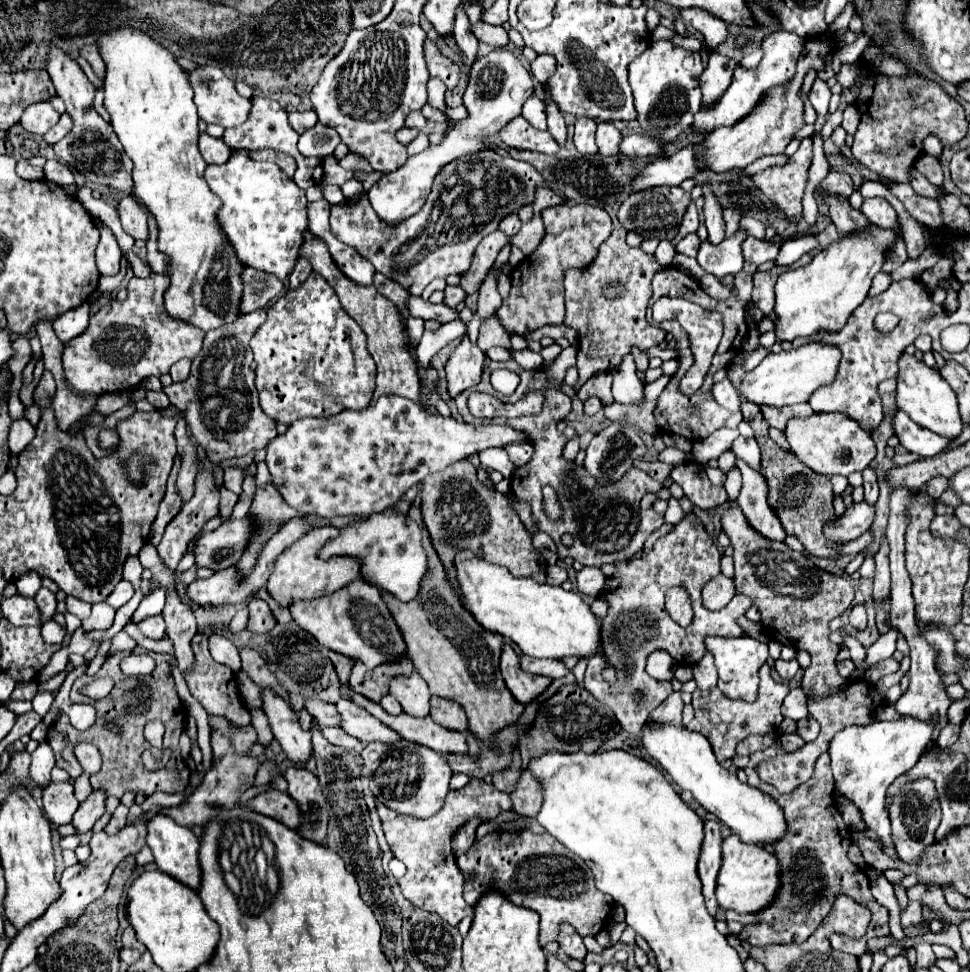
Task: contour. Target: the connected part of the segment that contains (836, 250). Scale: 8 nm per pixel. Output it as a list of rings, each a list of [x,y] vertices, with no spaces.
[[[868,224],[866,228],[858,228],[822,248],[808,266],[784,272],[776,282],[774,312],[778,314],[778,342],[790,342],[796,336],[810,336],[818,330],[840,330],[852,310],[866,300],[872,278],[882,270],[896,240],[896,230]]]

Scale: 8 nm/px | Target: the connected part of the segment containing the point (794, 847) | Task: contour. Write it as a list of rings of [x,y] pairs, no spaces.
[[[776,746],[766,748],[760,758],[758,752],[750,754],[750,762],[744,768],[748,776],[748,784],[754,788],[760,788],[764,794],[768,794],[772,800],[778,802],[778,806],[784,810],[786,818],[786,834],[772,842],[774,854],[780,864],[780,886],[774,894],[774,900],[756,912],[760,918],[758,924],[746,924],[740,932],[740,940],[750,942],[752,946],[768,946],[768,944],[790,944],[790,942],[804,942],[820,924],[820,920],[830,912],[834,896],[836,894],[850,894],[854,900],[862,906],[866,906],[872,912],[872,920],[868,926],[868,932],[862,940],[850,940],[842,936],[832,936],[830,942],[836,950],[850,952],[854,956],[862,956],[866,952],[866,940],[872,936],[888,936],[888,910],[880,906],[872,892],[870,892],[870,880],[858,866],[854,866],[846,852],[850,846],[850,830],[844,824],[836,802],[834,802],[834,778],[830,774],[830,756],[824,752],[814,766],[814,774],[808,782],[794,788],[790,794],[780,794],[776,788],[764,784],[760,776],[756,776],[758,762],[766,758],[776,756]]]

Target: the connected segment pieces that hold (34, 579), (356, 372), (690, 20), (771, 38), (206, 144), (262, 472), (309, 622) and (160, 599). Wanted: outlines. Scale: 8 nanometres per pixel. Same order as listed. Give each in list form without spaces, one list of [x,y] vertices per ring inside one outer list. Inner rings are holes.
[[[26,572],[26,574],[22,574],[22,576],[16,580],[18,594],[28,596],[28,598],[34,598],[40,586],[42,586],[42,580],[40,580],[40,576],[34,574],[34,572]]]
[[[312,272],[296,290],[288,290],[282,298],[278,298],[268,308],[268,320],[252,336],[250,348],[254,352],[254,362],[258,364],[258,368],[256,368],[256,388],[258,388],[258,394],[260,394],[260,406],[272,420],[276,420],[276,422],[280,422],[284,426],[290,426],[292,420],[300,420],[300,418],[330,418],[330,416],[336,416],[342,410],[362,410],[362,408],[366,408],[370,404],[370,398],[372,398],[376,386],[376,365],[367,351],[366,335],[357,322],[344,312],[336,292],[332,290],[332,286],[320,274]]]
[[[684,8],[680,10],[680,18],[686,26],[692,26],[694,30],[704,34],[708,48],[716,48],[726,40],[726,22],[718,20],[710,12],[704,12],[702,8]]]
[[[778,30],[778,32],[772,32],[772,34],[764,36],[764,40],[760,44],[764,56],[762,56],[760,64],[752,70],[738,66],[728,92],[716,102],[716,108],[712,108],[708,112],[698,112],[692,128],[698,130],[698,132],[712,132],[720,126],[732,126],[732,124],[736,124],[736,120],[740,120],[742,116],[752,112],[752,108],[756,106],[756,102],[760,100],[764,90],[768,90],[772,86],[788,84],[792,80],[794,66],[796,66],[798,54],[800,54],[800,44],[804,44],[804,38],[800,38],[792,32],[784,32],[784,30]]]
[[[200,134],[200,154],[202,158],[208,162],[208,164],[224,164],[230,156],[230,148],[218,140],[218,138],[212,138],[210,134]]]
[[[261,461],[257,463],[257,473],[255,476],[256,480],[256,488],[264,486],[268,483],[272,483],[272,477],[269,473],[268,467],[265,463],[265,461]],[[259,479],[263,479],[263,482]]]
[[[358,578],[328,596],[314,600],[294,600],[290,604],[290,612],[294,622],[302,630],[310,632],[322,646],[354,660],[360,658],[368,668],[398,660],[402,654],[406,654],[404,640],[396,628],[392,614],[388,614],[378,588],[374,588],[364,578]]]
[[[158,588],[150,596],[144,597],[138,609],[134,612],[131,620],[135,623],[140,622],[146,617],[159,615],[162,613],[166,602],[166,590]]]

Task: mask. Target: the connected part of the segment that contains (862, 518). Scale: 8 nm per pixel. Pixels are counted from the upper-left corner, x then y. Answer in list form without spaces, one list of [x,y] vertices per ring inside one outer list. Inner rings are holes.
[[[860,502],[852,504],[844,510],[844,514],[834,516],[824,524],[824,538],[834,544],[844,544],[850,540],[860,538],[874,520],[874,508]]]

